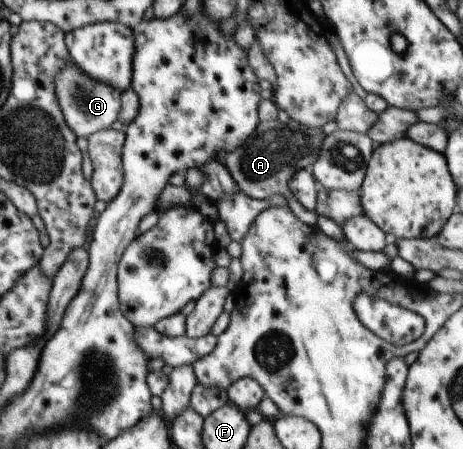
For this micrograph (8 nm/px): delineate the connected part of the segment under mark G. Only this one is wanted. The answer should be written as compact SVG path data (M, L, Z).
M71 63L58 73L55 80L56 94L71 129L78 137L88 138L96 131L110 129L111 124L118 119L122 93L111 86L92 80L82 70L81 73L77 73L77 68L79 69L75 63Z

